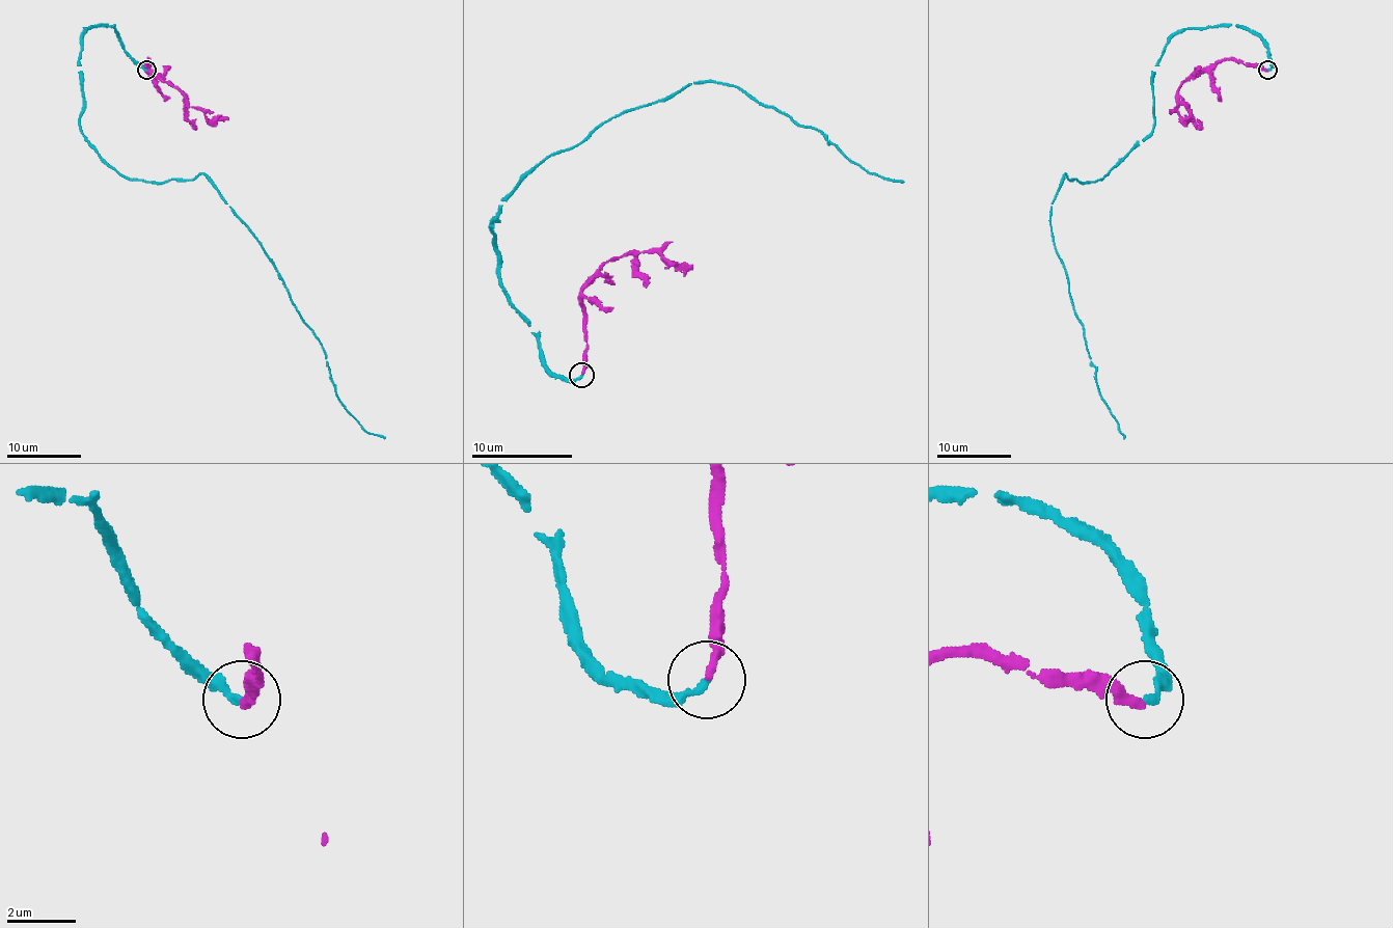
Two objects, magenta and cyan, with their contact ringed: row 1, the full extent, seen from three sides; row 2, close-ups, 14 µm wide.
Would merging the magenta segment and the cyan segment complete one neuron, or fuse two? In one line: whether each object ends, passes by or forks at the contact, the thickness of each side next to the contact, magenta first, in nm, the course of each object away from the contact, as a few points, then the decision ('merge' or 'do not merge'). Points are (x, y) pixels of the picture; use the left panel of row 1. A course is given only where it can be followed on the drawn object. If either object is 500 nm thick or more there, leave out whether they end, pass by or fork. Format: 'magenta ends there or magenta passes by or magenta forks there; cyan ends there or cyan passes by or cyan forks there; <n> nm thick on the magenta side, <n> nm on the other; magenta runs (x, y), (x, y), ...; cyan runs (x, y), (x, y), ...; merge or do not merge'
magenta ends there; cyan ends there; 300 nm thick on the magenta side, 200 nm on the other; magenta runs (145, 70), (149, 60), (147, 72), (157, 74), (180, 92), (190, 107), (209, 118), (227, 118); cyan runs (145, 70), (110, 25), (86, 28), (88, 144), (131, 180), (206, 175), (278, 273), (337, 400), (384, 439); merge

